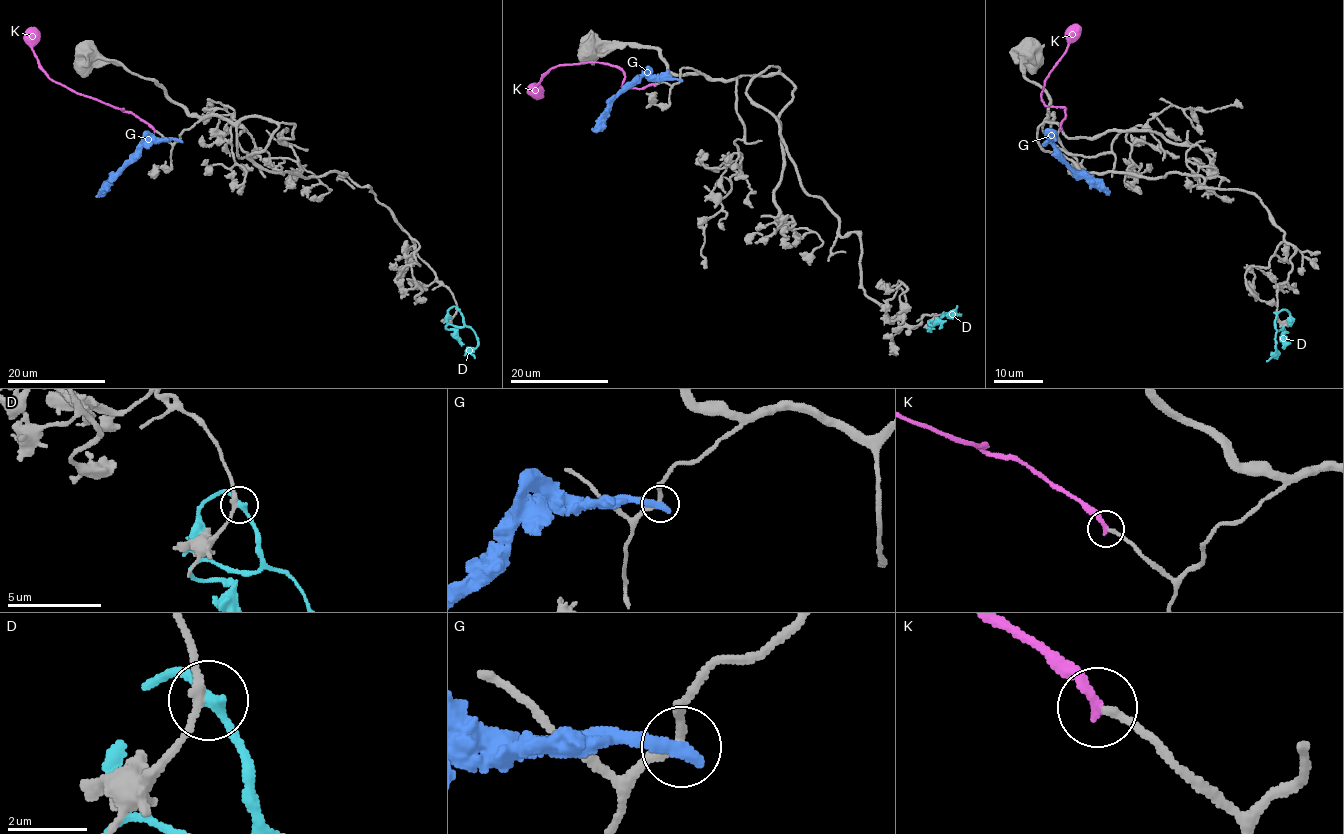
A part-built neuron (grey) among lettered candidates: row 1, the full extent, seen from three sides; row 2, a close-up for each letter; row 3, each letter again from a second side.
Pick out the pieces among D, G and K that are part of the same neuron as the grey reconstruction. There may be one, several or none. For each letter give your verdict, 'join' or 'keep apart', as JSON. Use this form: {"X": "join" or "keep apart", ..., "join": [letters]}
{"D": "keep apart", "G": "keep apart", "K": "keep apart", "join": []}

